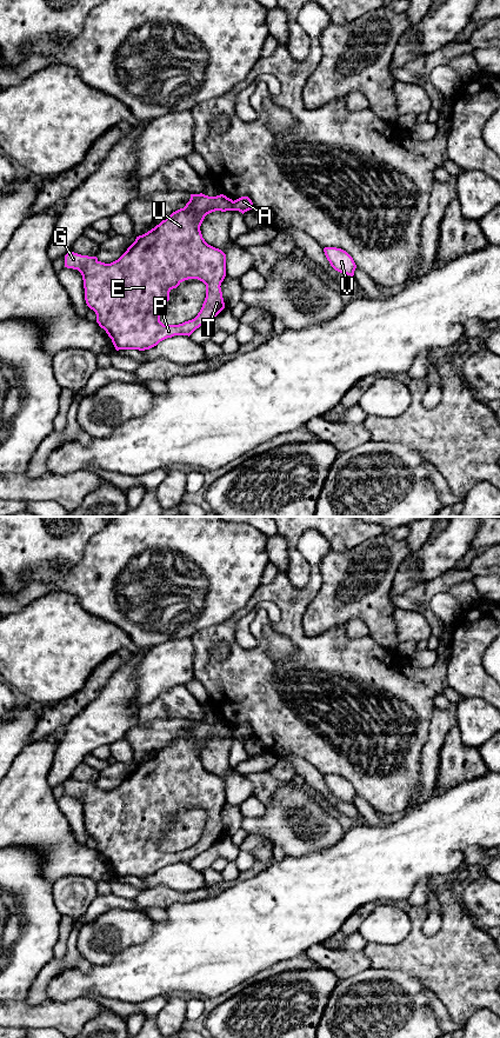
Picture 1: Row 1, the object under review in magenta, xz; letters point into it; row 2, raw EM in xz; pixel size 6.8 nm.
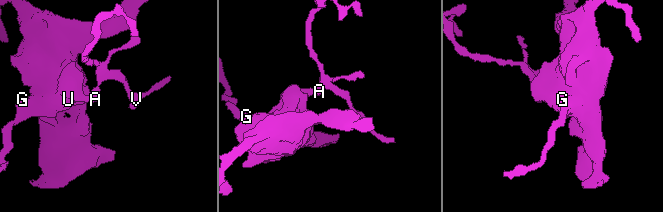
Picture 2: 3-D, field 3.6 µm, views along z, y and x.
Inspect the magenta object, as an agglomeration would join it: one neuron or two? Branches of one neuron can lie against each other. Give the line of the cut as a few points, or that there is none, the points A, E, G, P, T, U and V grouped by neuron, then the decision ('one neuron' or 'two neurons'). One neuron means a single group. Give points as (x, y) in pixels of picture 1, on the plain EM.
cut xz (233, 729), (231, 737); groups A V / E G P T U; two neurons

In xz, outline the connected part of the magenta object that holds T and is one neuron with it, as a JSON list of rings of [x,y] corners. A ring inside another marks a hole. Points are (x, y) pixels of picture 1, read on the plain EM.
[[[191,721],[184,736],[136,764],[127,778],[111,791],[74,779],[65,783],[65,794],[81,800],[86,831],[95,839],[96,850],[112,866],[116,878],[145,878],[174,863],[189,864],[225,836],[220,813],[226,804],[226,781],[205,768],[200,753],[207,741],[232,738],[232,733],[233,727],[224,721]],[[188,806],[198,806],[206,812],[206,825],[200,839],[194,846],[182,851],[164,852],[160,843],[169,827],[169,819]]]

